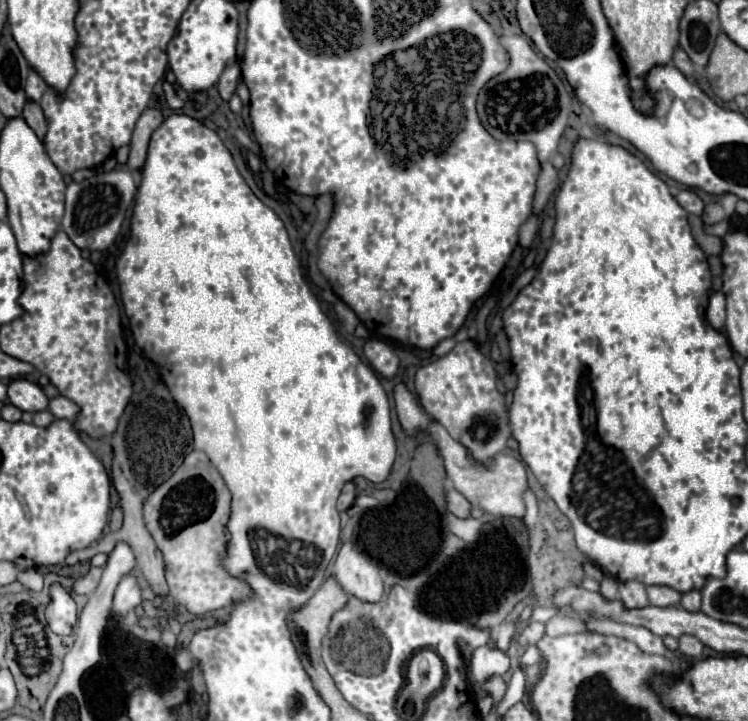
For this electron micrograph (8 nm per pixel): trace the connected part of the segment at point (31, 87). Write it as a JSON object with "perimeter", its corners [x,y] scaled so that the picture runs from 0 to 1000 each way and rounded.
{"perimeter":[[[41,97],[39,108],[36,108],[36,119],[33,119],[33,133],[39,141],[55,141],[57,130],[63,125],[63,117],[55,111],[55,105],[49,100]]]}

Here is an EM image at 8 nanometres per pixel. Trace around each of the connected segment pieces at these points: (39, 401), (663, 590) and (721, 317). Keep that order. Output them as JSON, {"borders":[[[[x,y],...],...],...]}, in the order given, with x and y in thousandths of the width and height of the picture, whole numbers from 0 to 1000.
{"borders":[[[[23,524],[9,535],[9,552],[25,569],[44,571],[44,574],[60,569],[63,560],[66,560],[55,535],[49,535],[41,527],[33,527],[33,524]]],[[[868,813],[865,827],[868,827],[868,838],[881,840],[881,843],[908,840],[908,835],[910,835],[910,821],[900,818],[894,813]]],[[[953,405],[951,408],[948,427],[945,427],[945,444],[959,458],[969,452],[969,413],[967,413],[967,405]]]]}

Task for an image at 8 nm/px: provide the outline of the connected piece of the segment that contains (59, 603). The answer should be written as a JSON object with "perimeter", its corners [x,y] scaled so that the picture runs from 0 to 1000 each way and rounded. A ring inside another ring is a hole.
{"perimeter":[[[79,810],[68,813],[68,835],[63,840],[63,863],[71,877],[90,882],[98,877],[98,868],[103,863],[103,843],[90,818],[84,818]]]}

